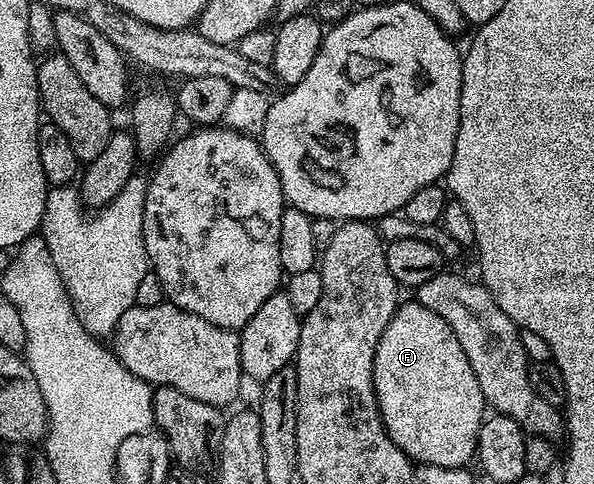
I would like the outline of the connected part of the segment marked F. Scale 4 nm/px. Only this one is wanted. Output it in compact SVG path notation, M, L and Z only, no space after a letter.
M415 300L402 301L387 328L383 328L383 336L379 336L373 383L383 424L391 440L395 440L410 460L422 466L439 468L468 467L469 461L474 461L479 428L487 417L485 397L483 388L479 388L479 380L475 380L475 368L471 368L467 352L463 352L463 344L459 344L455 332L443 316L435 316L431 308L425 308Z

